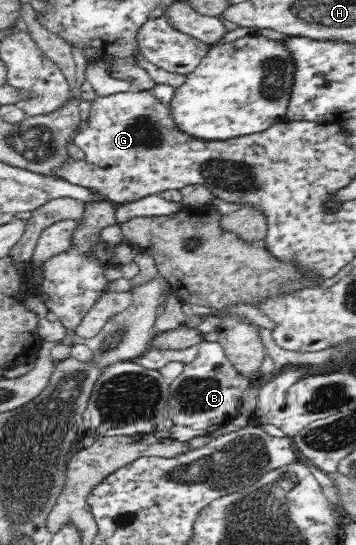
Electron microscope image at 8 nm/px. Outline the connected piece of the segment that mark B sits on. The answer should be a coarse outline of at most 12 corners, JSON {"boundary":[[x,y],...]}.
{"boundary":[[218,341],[170,381],[170,439],[187,442],[238,418],[251,380]]}

